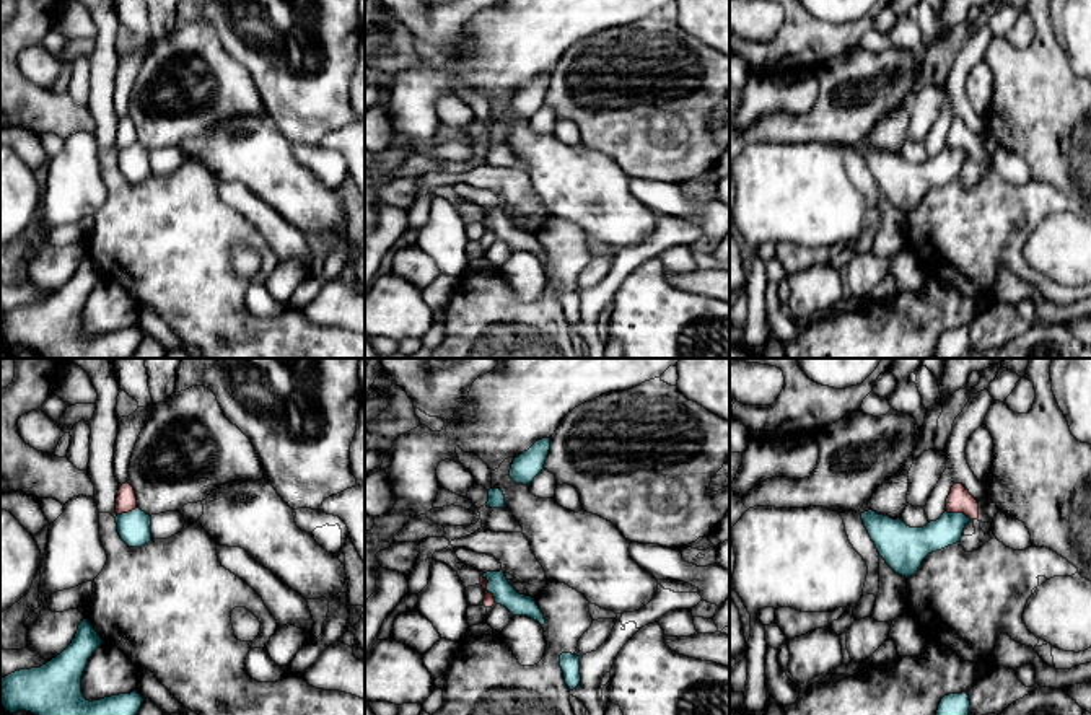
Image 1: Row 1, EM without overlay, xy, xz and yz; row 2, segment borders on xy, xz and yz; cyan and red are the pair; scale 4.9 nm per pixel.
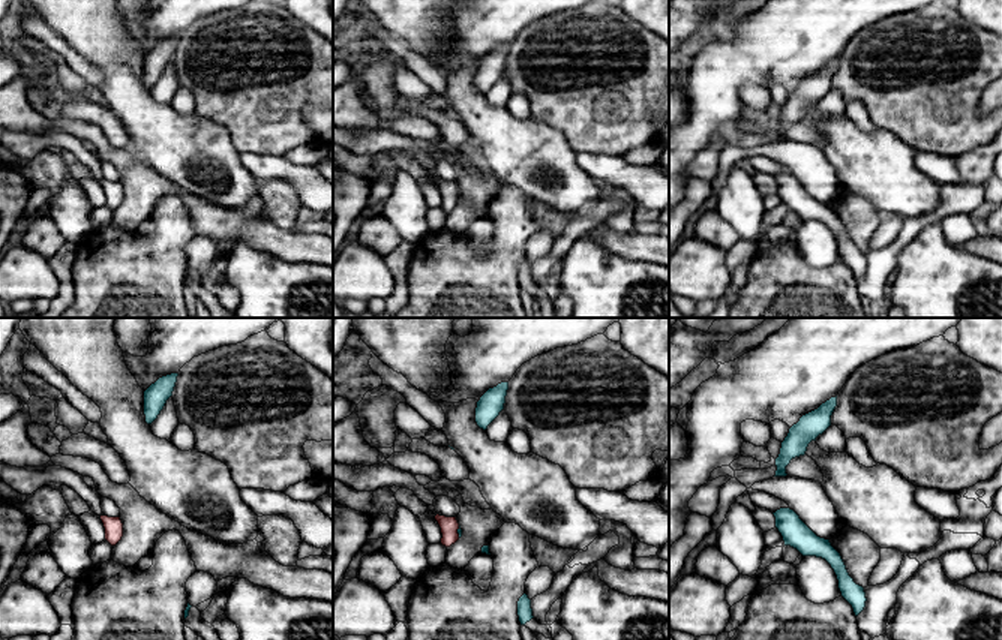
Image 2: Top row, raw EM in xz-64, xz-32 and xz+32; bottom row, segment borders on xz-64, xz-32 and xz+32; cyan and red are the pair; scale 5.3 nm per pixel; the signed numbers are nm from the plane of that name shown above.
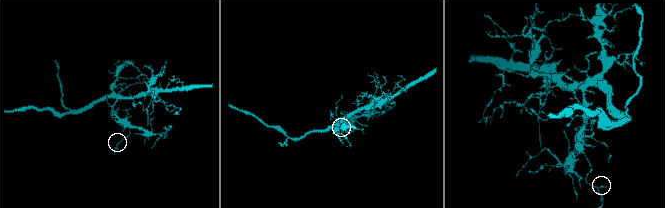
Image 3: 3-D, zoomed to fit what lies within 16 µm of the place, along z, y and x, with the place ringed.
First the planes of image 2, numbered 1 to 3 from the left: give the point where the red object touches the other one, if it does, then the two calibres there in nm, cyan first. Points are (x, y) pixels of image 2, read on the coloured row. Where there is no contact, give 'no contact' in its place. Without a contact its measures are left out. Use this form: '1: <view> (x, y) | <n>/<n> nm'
1: no contact
2: xz-32 (458, 532) | 30/100 nm
3: no contact

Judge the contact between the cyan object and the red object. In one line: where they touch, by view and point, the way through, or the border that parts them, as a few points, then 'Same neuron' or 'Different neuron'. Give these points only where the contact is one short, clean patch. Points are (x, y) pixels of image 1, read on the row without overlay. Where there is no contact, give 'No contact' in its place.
Touches cyan at xz (487, 225). Boundary: xz (481, 210), (497, 238). Different neuron

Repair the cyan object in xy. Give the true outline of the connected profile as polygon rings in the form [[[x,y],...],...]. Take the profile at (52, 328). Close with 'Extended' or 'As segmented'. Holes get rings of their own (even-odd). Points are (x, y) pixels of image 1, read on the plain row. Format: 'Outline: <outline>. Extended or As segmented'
Outline: [[[83,254],[60,290],[41,303],[20,305],[0,314],[0,339],[10,349],[31,347],[42,358],[132,358],[143,337],[137,326],[93,337],[83,332],[81,311],[101,279]]]. As segmented

